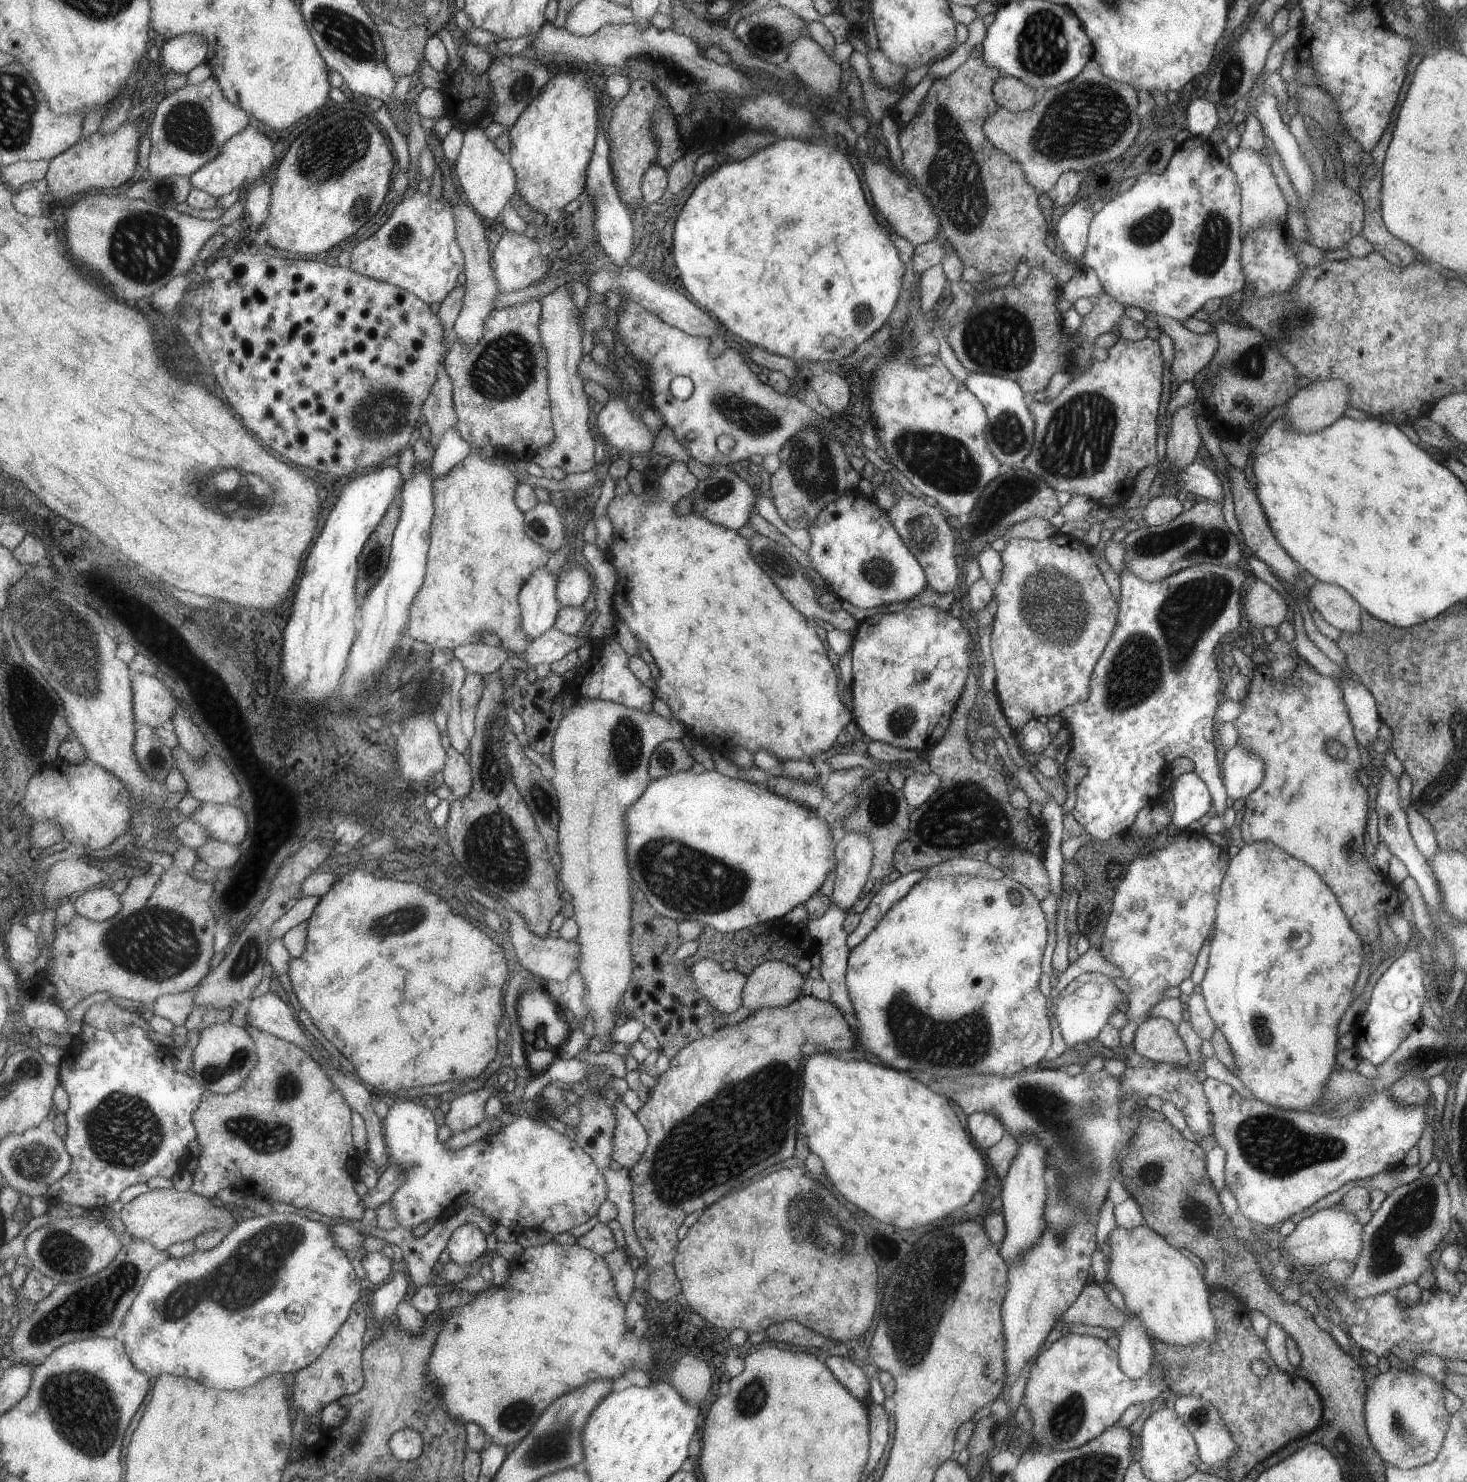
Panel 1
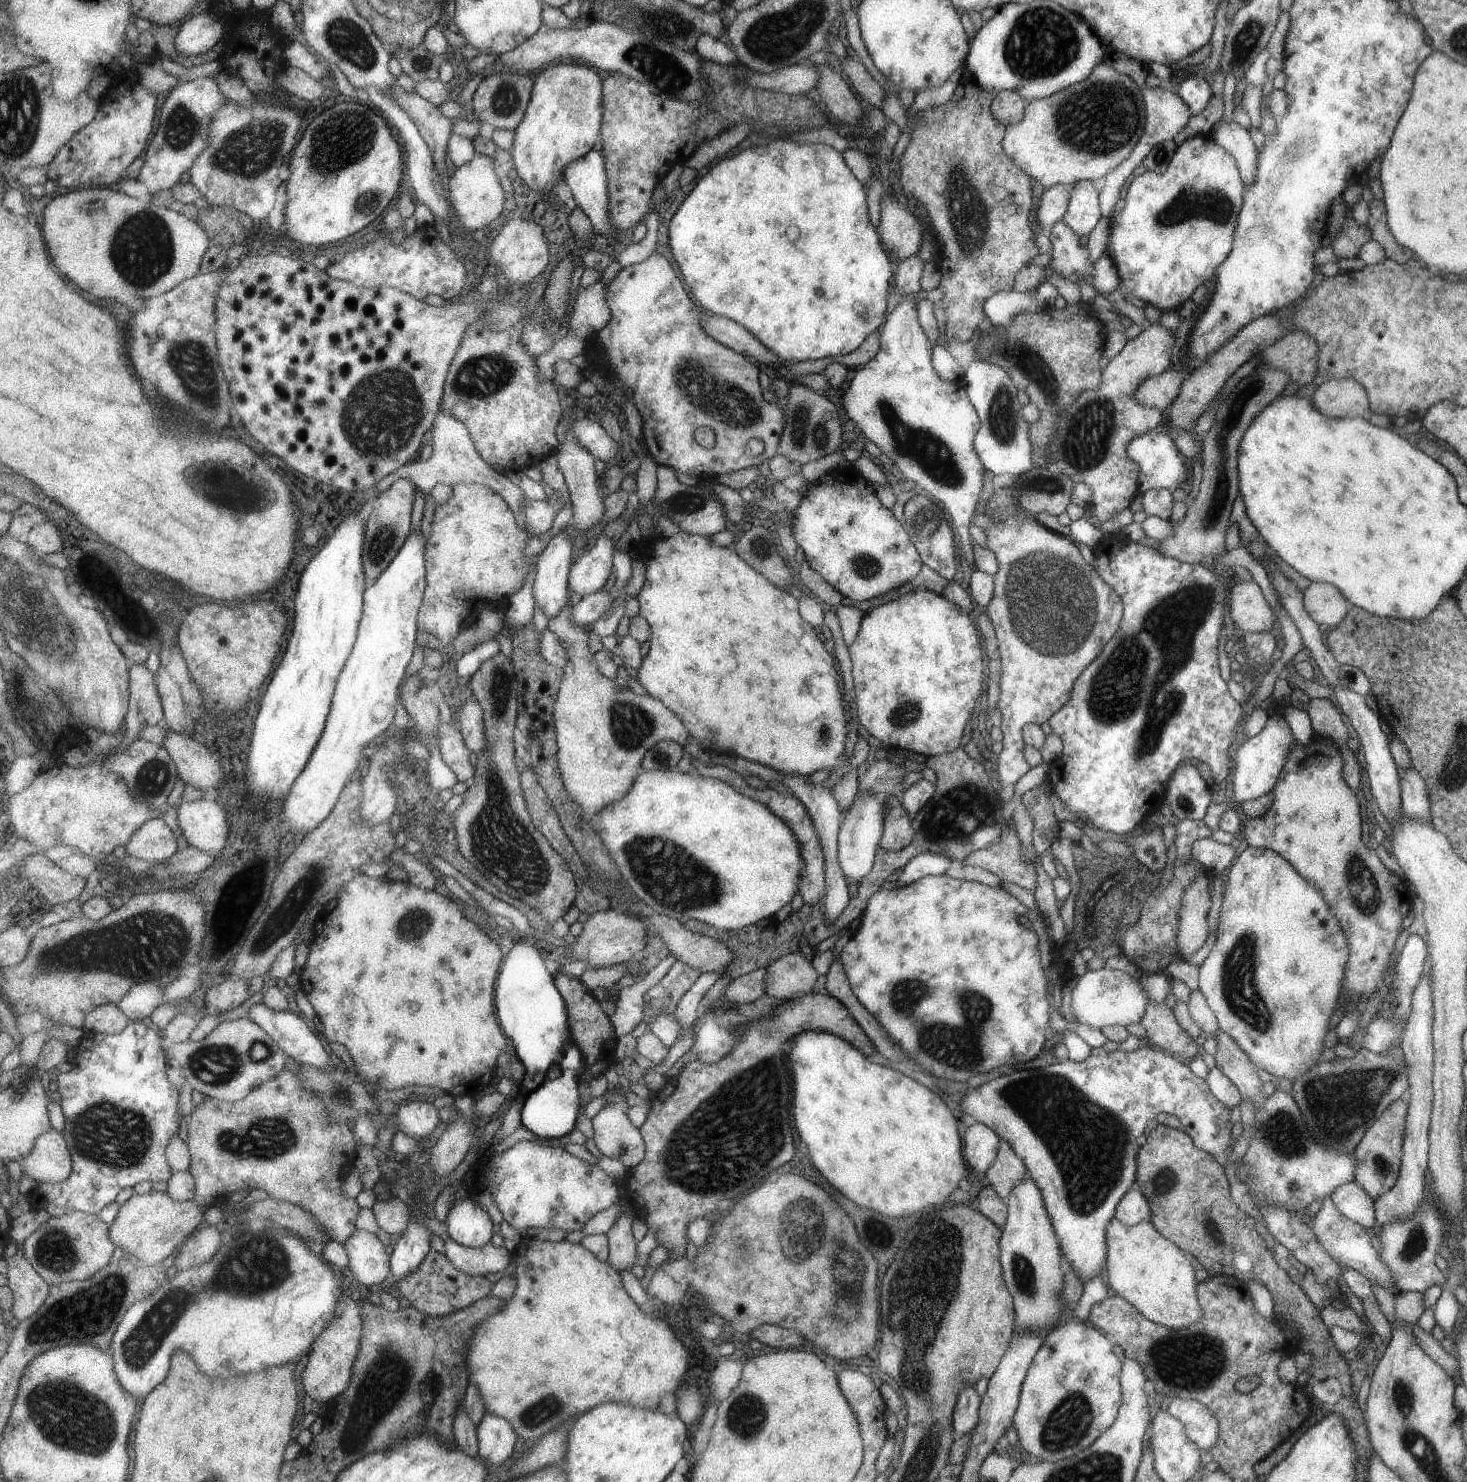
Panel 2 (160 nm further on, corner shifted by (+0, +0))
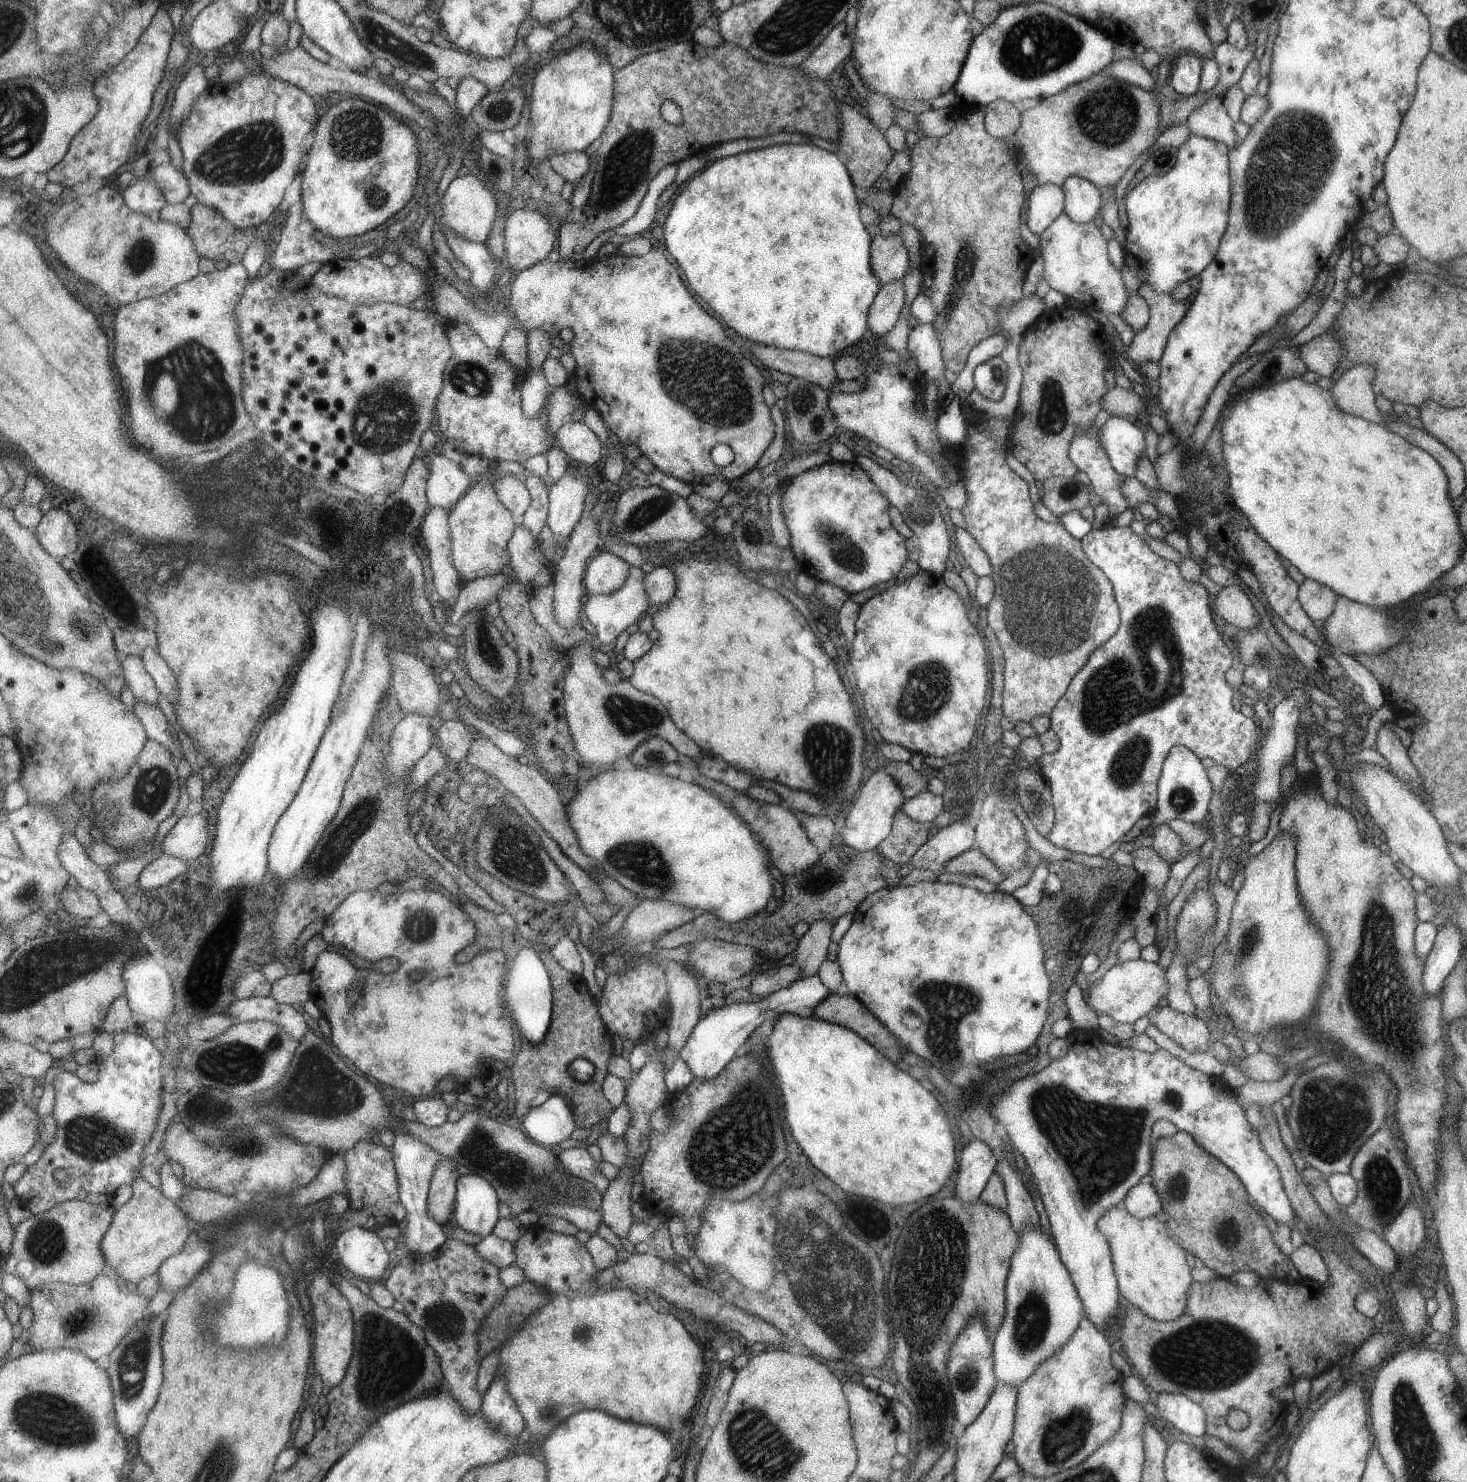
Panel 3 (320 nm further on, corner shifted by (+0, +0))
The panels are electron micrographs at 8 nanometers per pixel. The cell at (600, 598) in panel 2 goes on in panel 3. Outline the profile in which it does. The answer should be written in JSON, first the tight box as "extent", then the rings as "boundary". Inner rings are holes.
{"extent":[585,564,649,645],"boundary":[[[629,564],[629,578],[618,591],[610,595],[588,595],[586,597],[585,616],[597,630],[602,645],[614,644],[619,634],[625,632],[625,628],[629,628],[629,624],[637,621],[639,614],[649,607],[642,583],[644,574],[639,567]]]}

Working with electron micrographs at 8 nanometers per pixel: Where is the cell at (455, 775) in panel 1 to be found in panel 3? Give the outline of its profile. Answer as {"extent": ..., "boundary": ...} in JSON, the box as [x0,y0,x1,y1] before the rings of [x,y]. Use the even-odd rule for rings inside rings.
{"extent":[438,716,473,768],"boundary":[[[456,716],[443,722],[438,731],[442,751],[454,766],[465,768],[466,756],[473,746],[473,728]]]}

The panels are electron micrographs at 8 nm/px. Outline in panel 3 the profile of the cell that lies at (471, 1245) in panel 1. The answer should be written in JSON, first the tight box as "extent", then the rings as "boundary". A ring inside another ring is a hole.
{"extent":[452,1175,500,1238],"boundary":[[[461,1175],[454,1204],[452,1223],[485,1238],[494,1232],[499,1218],[500,1196],[481,1175]]]}

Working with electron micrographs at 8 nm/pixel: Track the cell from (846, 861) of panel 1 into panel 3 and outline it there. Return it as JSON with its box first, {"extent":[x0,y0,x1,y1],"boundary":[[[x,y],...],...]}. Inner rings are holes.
{"extent":[842,768,905,852],"boundary":[[[884,768],[878,769],[870,774],[861,785],[860,791],[857,791],[856,794],[857,797],[854,798],[850,807],[847,808],[848,814],[844,820],[845,826],[842,829],[842,842],[850,849],[863,852],[865,850],[875,849],[879,842],[889,834],[895,811],[904,803],[905,798],[897,783],[892,780]]]}

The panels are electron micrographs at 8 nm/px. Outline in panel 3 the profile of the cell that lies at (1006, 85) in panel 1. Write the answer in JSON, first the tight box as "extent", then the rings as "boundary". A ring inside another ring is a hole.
{"extent":[984,99,1019,139],"boundary":[[[995,99],[985,106],[984,127],[989,136],[996,139],[1005,139],[1019,127],[1019,112],[1012,103],[1001,99]]]}

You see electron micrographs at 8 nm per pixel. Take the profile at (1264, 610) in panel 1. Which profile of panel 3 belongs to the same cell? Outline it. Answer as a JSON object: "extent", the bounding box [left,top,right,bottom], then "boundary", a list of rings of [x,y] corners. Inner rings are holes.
{"extent":[1213,585,1259,631],"boundary":[[[1237,585],[1222,588],[1213,599],[1213,612],[1217,613],[1222,625],[1230,624],[1232,628],[1246,631],[1256,627],[1259,618],[1251,600]]]}

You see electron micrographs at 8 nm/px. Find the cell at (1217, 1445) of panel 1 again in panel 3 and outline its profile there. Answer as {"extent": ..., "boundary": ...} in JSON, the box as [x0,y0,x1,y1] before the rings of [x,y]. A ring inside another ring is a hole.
{"extent":[1153,1393,1205,1440],"boundary":[[[1158,1393],[1153,1395],[1153,1403],[1158,1416],[1171,1425],[1171,1429],[1195,1436],[1199,1440],[1205,1433],[1205,1413],[1203,1409],[1182,1394]]]}

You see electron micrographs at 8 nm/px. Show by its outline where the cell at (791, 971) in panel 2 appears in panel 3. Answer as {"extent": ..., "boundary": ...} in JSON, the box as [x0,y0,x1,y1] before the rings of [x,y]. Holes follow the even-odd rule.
{"extent":[791,919,833,978],"boundary":[[[827,919],[813,921],[796,941],[794,961],[791,964],[800,968],[800,978],[816,974],[817,968],[825,960],[833,925]]]}

